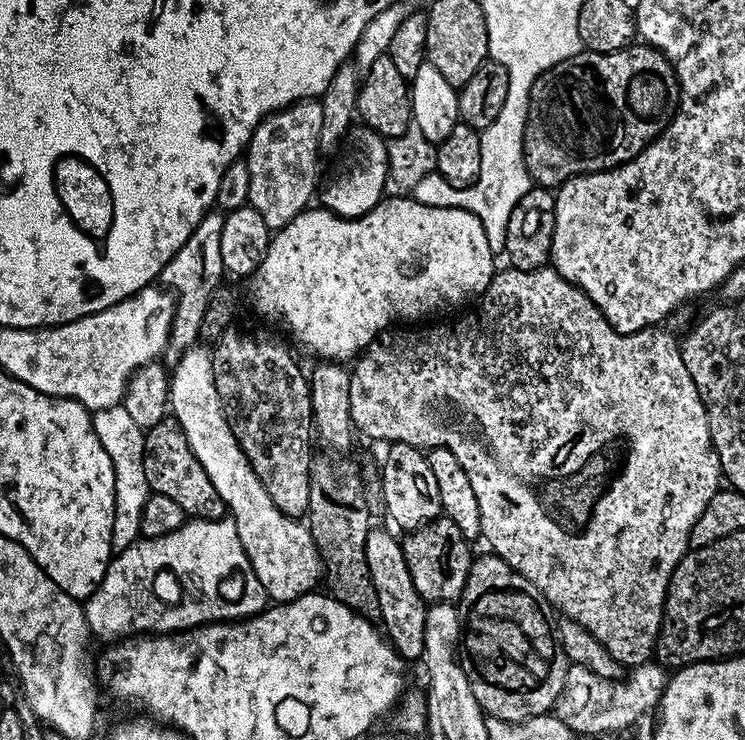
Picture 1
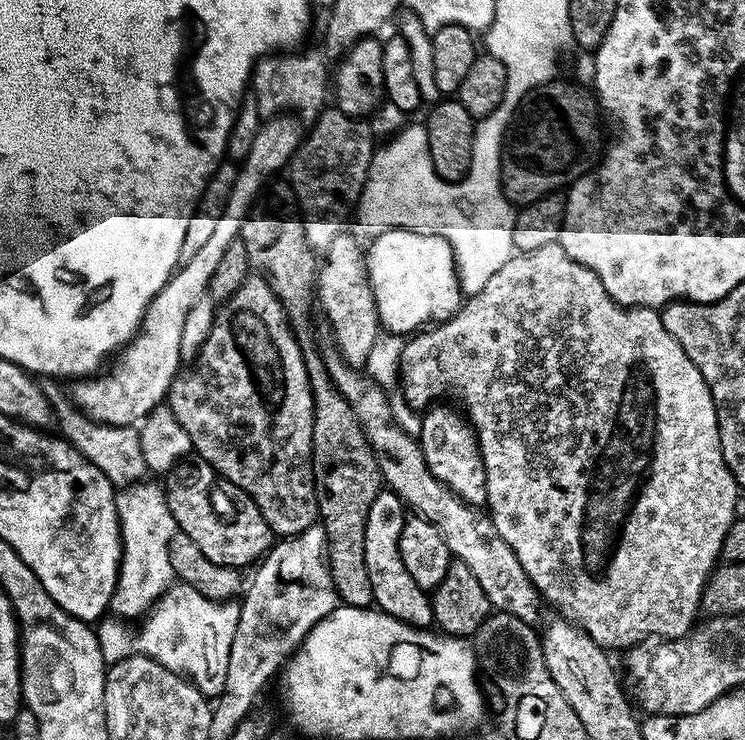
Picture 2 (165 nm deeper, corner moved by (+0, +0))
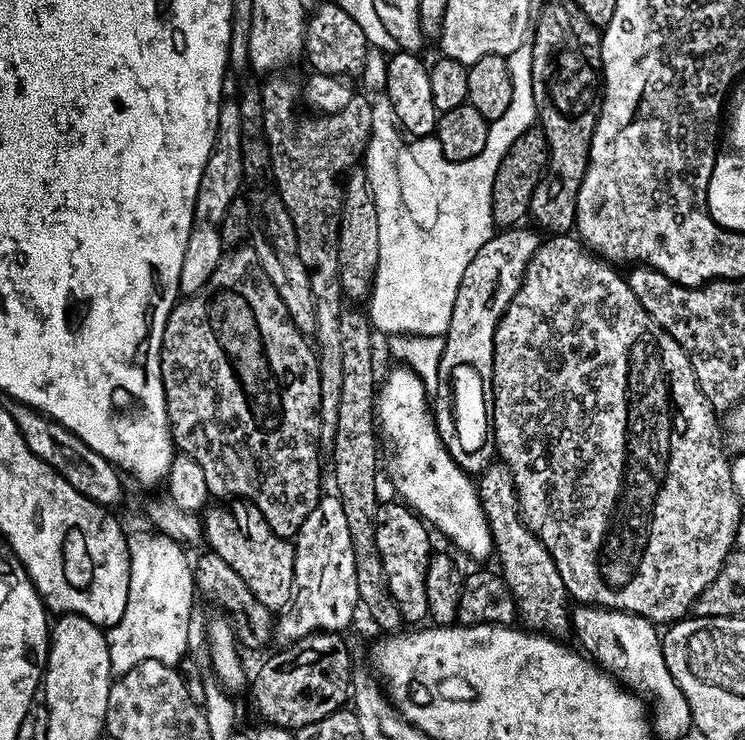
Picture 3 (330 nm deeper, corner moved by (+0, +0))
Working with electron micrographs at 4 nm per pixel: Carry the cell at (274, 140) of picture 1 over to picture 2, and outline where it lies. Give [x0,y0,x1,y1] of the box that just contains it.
[250,50,330,122]

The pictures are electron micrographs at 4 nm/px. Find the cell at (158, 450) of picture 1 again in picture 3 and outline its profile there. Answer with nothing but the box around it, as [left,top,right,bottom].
[202,507,296,610]

